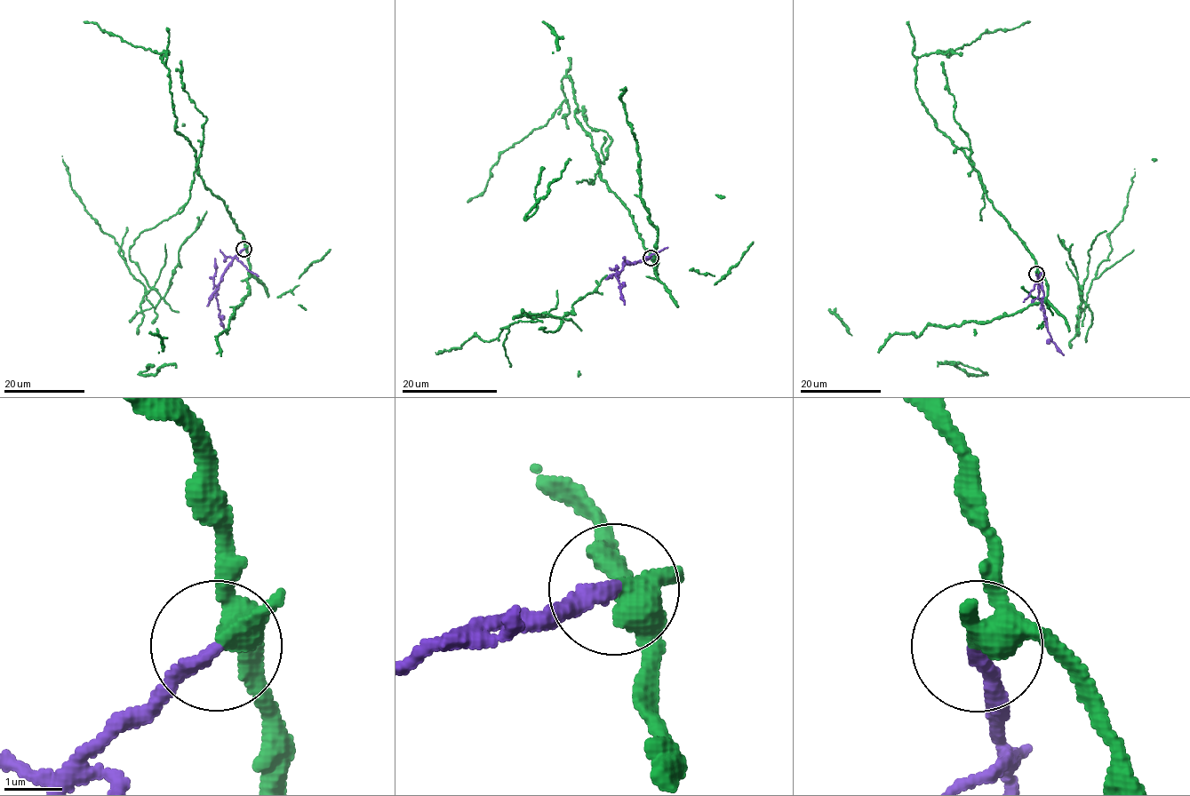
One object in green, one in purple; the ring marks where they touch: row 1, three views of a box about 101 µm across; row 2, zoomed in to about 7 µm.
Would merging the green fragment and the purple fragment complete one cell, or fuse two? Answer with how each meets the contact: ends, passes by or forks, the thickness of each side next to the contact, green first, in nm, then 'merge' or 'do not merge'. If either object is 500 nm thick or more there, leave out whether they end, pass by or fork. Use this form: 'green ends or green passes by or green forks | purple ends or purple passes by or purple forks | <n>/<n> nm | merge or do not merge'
green forks | purple ends | 340/280 nm | do not merge

